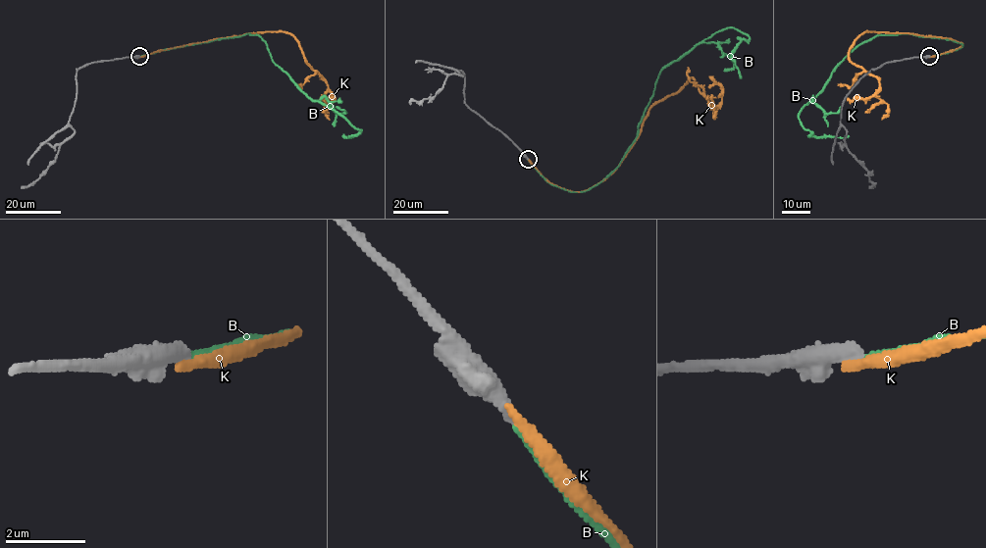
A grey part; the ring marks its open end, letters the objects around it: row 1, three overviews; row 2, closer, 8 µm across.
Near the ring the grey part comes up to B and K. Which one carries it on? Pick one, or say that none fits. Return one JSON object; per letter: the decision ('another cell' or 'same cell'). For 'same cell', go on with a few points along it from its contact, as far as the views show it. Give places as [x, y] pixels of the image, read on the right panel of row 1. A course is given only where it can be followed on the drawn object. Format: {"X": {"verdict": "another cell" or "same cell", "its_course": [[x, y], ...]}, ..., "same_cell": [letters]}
{"B": {"verdict": "another cell"}, "K": {"verdict": "another cell"}, "same_cell": []}

